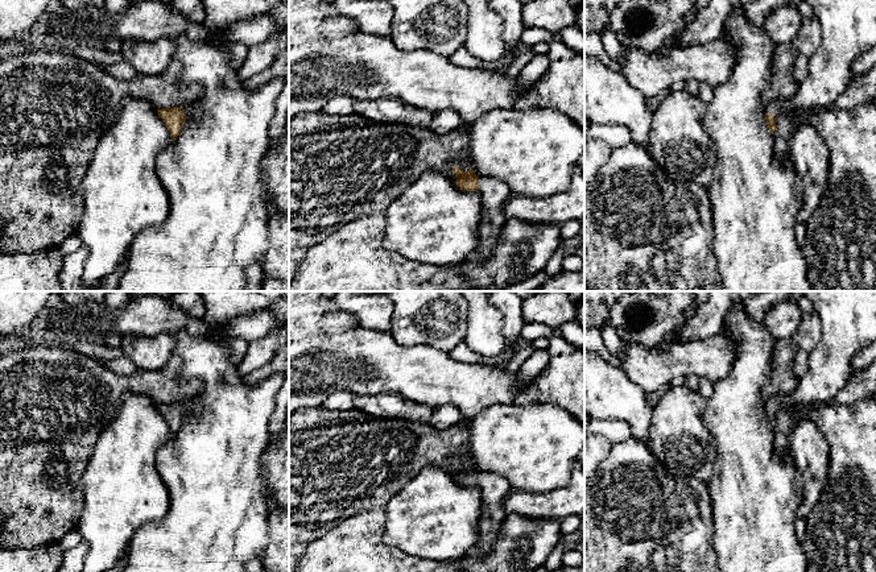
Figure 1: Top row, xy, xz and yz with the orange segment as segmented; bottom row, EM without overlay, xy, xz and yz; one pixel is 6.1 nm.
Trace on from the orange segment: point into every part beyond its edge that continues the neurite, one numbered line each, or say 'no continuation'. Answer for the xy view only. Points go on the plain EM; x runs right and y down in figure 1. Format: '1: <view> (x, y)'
1: xy (191, 405)

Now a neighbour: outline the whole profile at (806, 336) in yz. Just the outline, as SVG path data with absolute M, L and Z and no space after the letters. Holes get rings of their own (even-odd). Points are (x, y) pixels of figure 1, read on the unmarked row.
M814 311L803 314L801 324L792 336L792 340L796 343L799 351L810 353L817 345L819 337L821 323L818 315Z

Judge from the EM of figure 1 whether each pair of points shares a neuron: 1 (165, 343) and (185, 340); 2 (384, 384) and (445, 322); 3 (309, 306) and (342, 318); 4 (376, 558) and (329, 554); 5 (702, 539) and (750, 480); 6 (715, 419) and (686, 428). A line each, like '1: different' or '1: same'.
1: different
2: different
3: same
4: same
5: different
6: different

